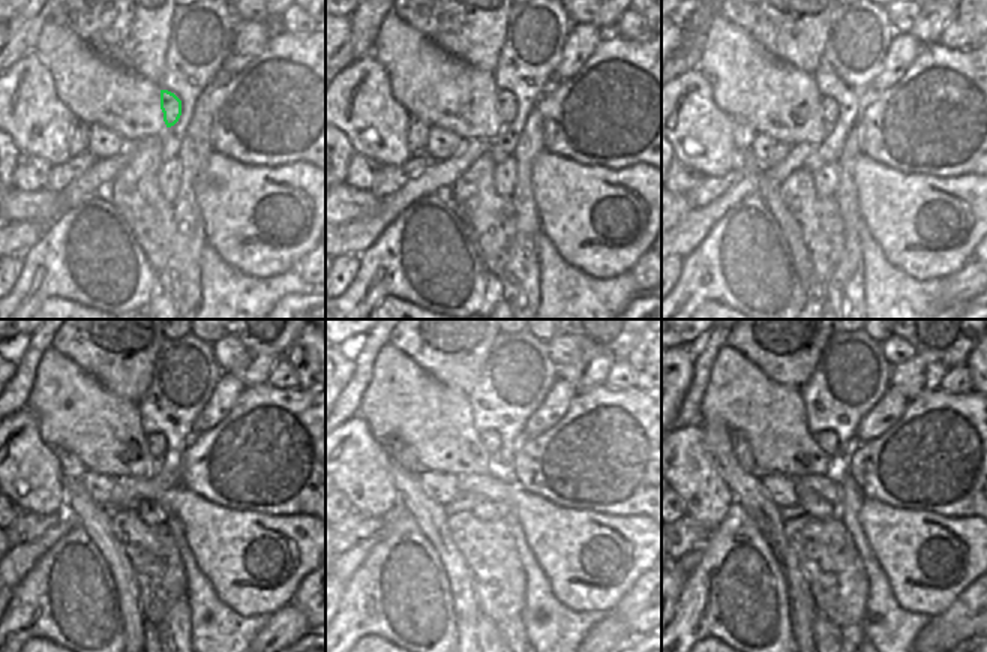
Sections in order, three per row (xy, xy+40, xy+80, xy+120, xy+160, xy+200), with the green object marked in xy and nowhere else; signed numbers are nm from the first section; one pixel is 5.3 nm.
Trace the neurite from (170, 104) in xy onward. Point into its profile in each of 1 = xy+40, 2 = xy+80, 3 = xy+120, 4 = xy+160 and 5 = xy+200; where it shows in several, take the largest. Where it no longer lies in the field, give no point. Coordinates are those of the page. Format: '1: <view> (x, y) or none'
1: xy+40 (506, 105)
2: xy+80 (828, 107)
3: xy+120 (156, 442)
4: xy+160 (491, 441)
5: xy+200 (828, 441)

